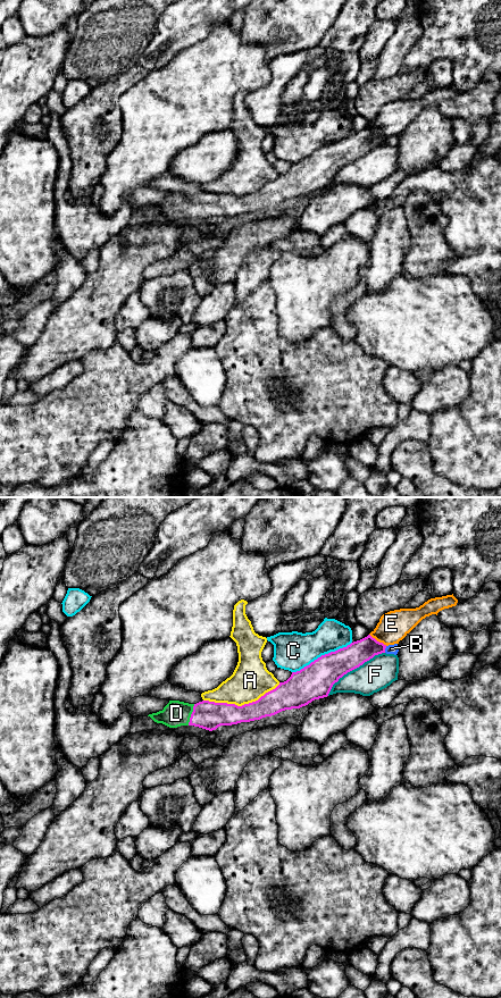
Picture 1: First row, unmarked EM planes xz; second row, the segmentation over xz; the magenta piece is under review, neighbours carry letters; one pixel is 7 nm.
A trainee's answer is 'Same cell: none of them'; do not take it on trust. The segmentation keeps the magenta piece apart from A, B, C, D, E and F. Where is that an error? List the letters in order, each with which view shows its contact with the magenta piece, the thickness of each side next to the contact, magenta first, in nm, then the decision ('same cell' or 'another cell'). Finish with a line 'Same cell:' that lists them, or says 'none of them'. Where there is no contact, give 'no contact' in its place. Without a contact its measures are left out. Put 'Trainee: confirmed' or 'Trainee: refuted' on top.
Trainee: refuted
A: xz | 200/280 nm | another cell
B: xz | 170/60 nm | another cell
C: xz | 240/280 nm | another cell
D: xz | 200/180 nm | same cell
E: xz | 170/220 nm | another cell
F: xz | 220/220 nm | another cell
Same cell: D

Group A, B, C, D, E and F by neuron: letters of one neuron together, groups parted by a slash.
A / B / C E / D / F

